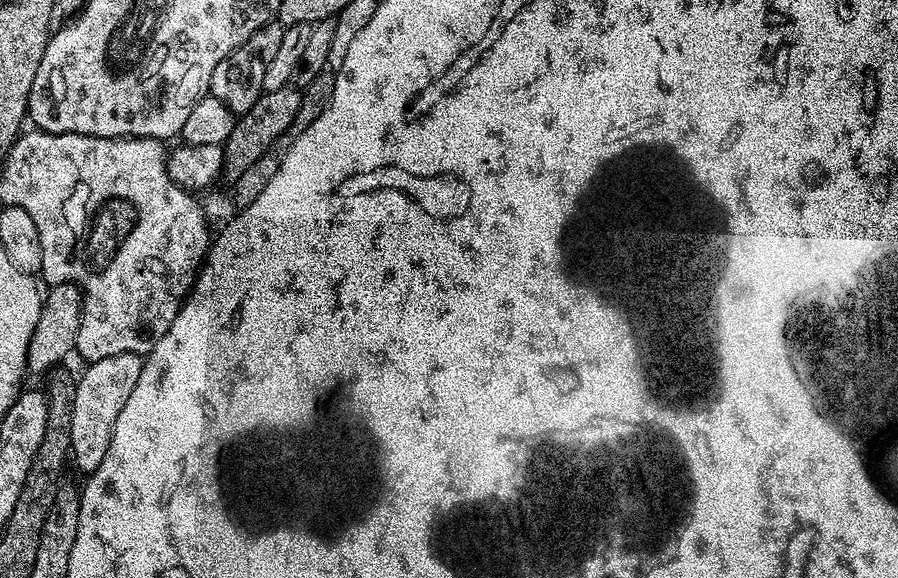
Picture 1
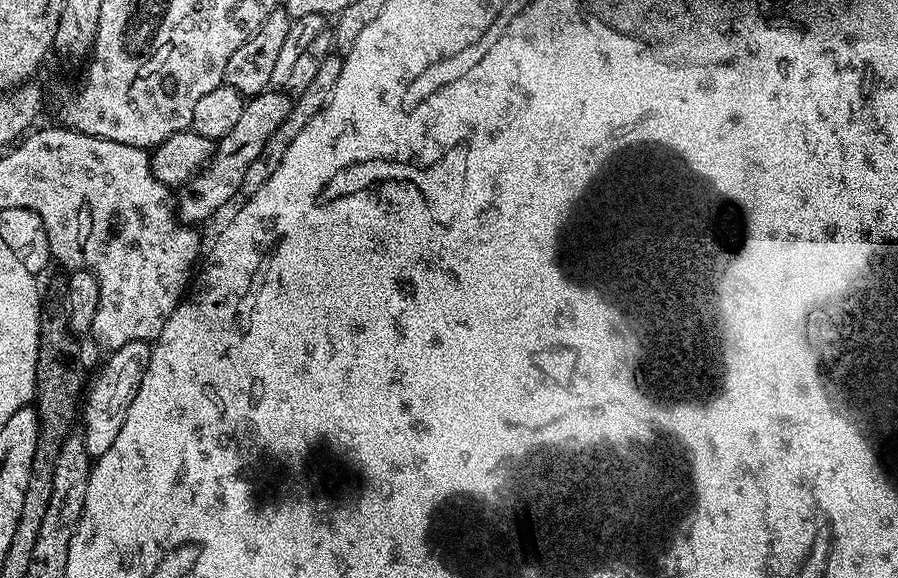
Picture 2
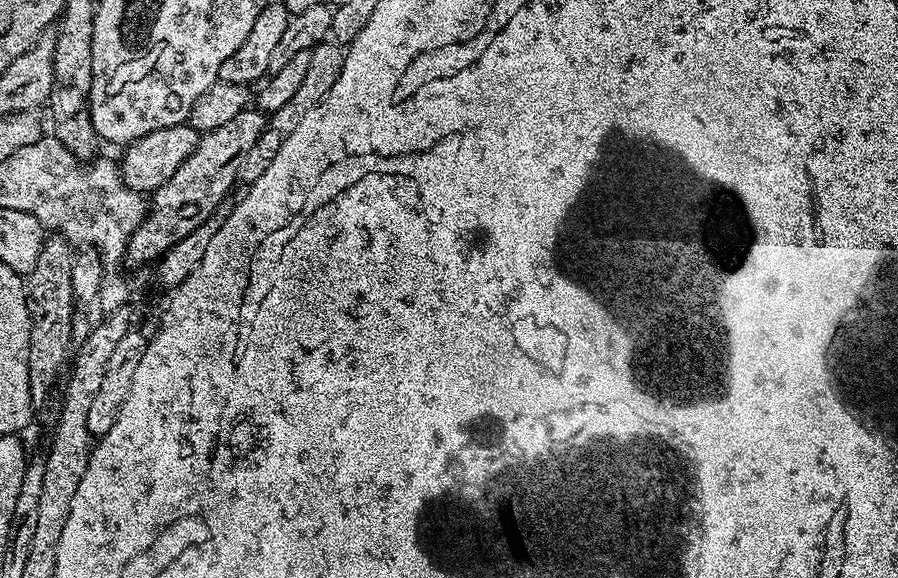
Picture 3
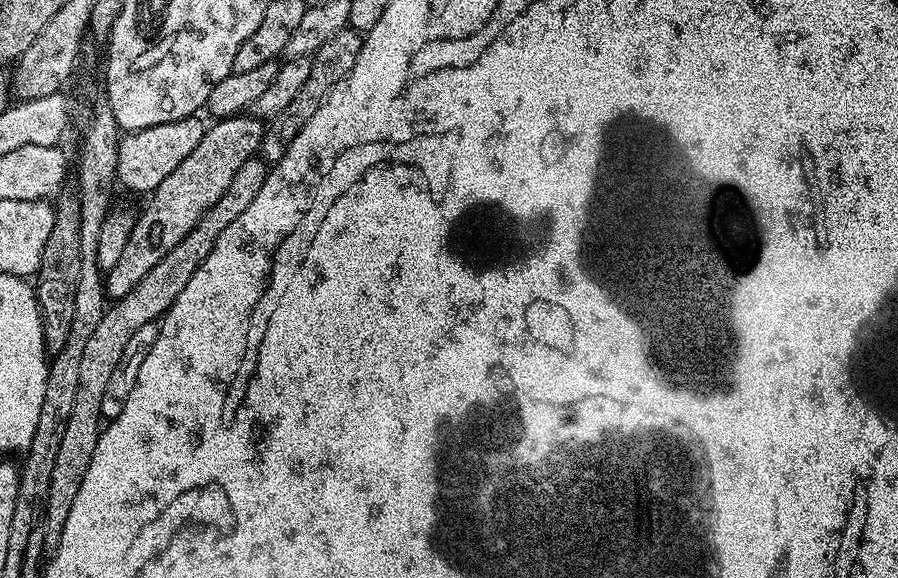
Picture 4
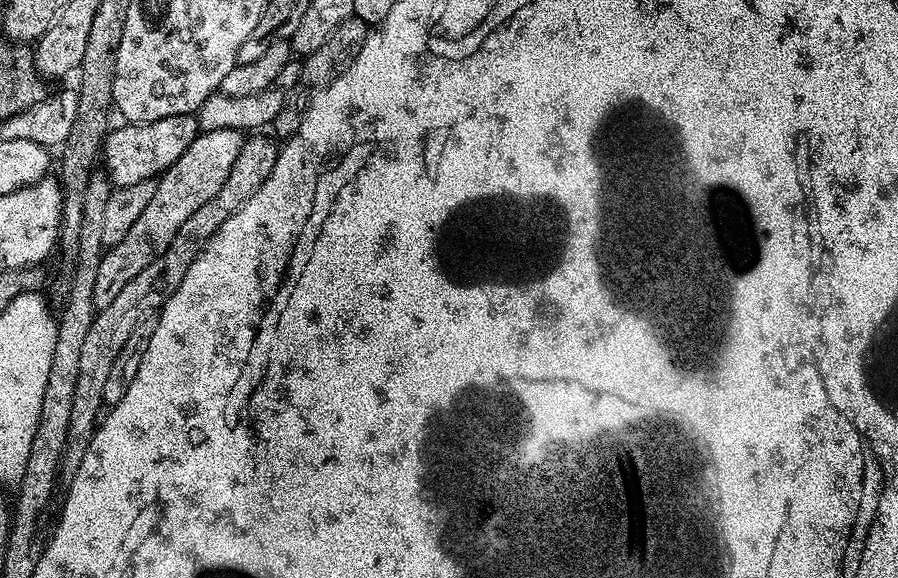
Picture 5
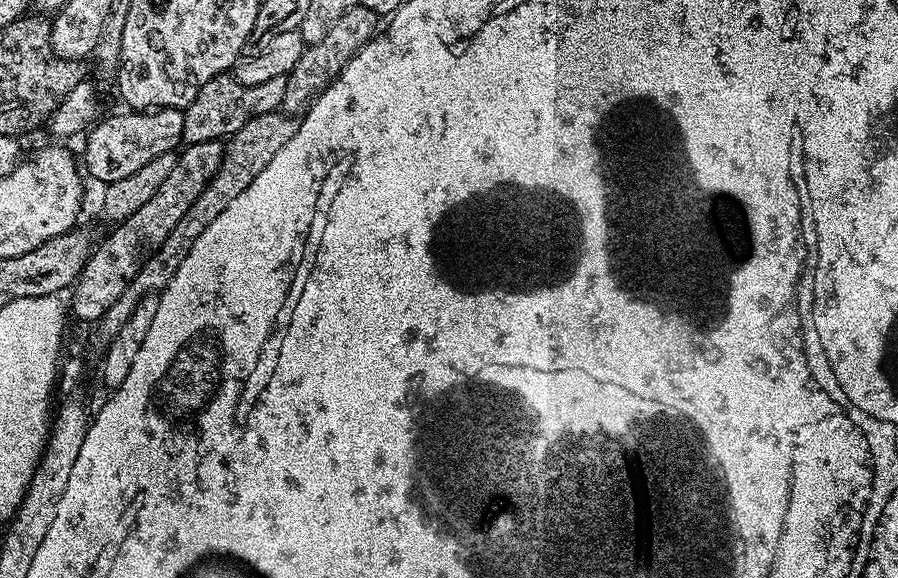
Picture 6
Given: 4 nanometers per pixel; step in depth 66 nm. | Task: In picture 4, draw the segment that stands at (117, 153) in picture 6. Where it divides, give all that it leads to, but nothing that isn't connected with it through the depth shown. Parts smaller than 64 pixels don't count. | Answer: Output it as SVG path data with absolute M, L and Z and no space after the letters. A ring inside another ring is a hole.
M199 115L178 118L178 122L162 122L162 126L150 126L146 130L129 132L121 135L120 145L118 146L118 166L116 167L117 181L125 184L132 192L144 192L151 194L167 178L174 169L181 164L186 157L197 148L198 142L202 142L205 121L200 121Z

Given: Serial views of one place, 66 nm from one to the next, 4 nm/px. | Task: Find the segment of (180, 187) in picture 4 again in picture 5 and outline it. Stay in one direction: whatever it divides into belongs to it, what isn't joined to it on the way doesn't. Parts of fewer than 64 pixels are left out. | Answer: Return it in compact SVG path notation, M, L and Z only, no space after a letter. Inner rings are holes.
M239 128L200 132L194 142L186 146L182 158L178 158L178 162L160 173L156 180L154 198L147 203L146 210L130 226L126 236L117 245L109 247L98 262L92 299L92 305L97 310L110 306L110 302L114 302L118 294L122 294L128 283L138 274L142 274L142 270L146 270L150 262L162 255L170 246L170 242L174 242L174 234L178 234L182 222L186 222L190 214L194 214L206 202L210 202L210 198L214 198L218 190L222 190L230 170L234 170L234 162L242 151L245 139L245 133Z

